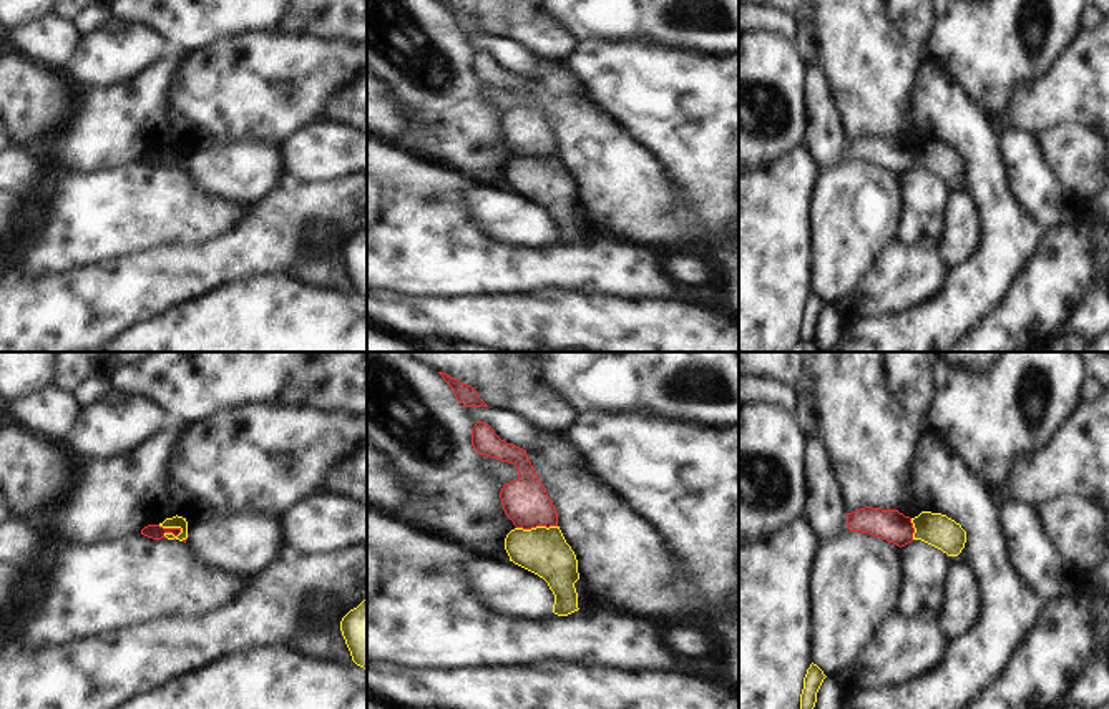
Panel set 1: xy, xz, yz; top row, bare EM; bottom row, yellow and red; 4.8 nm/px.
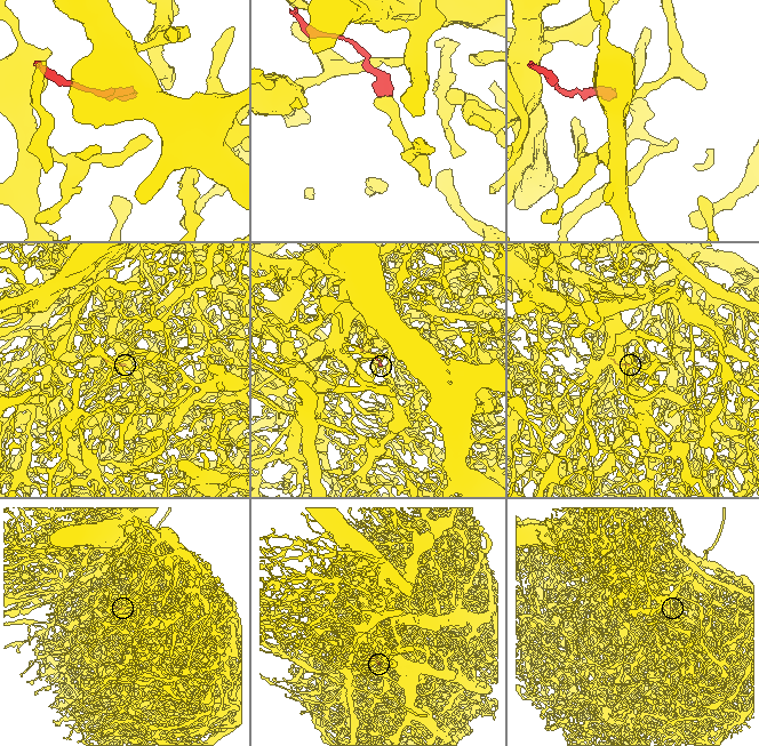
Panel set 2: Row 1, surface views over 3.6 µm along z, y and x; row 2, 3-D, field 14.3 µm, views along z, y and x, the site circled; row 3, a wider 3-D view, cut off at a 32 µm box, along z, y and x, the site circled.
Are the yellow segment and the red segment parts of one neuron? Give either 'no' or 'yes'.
no

